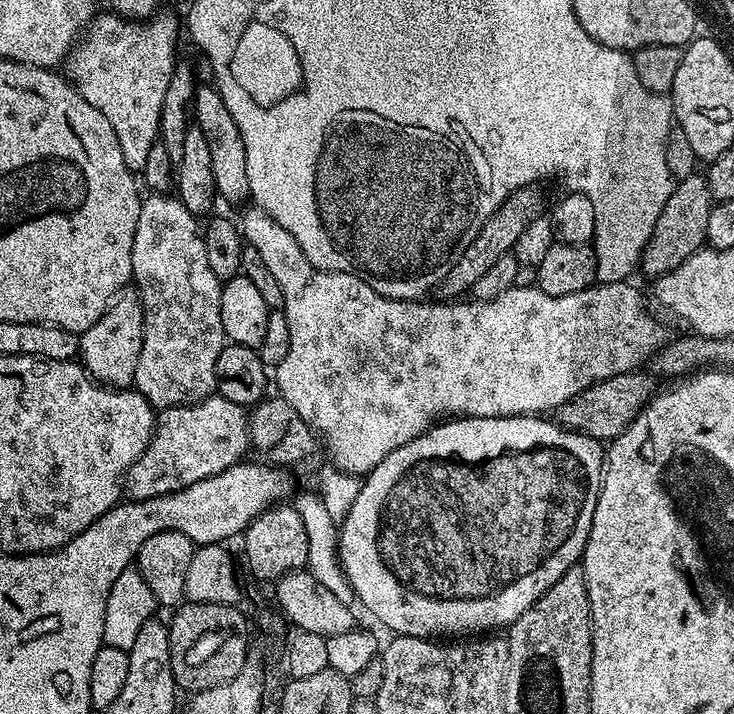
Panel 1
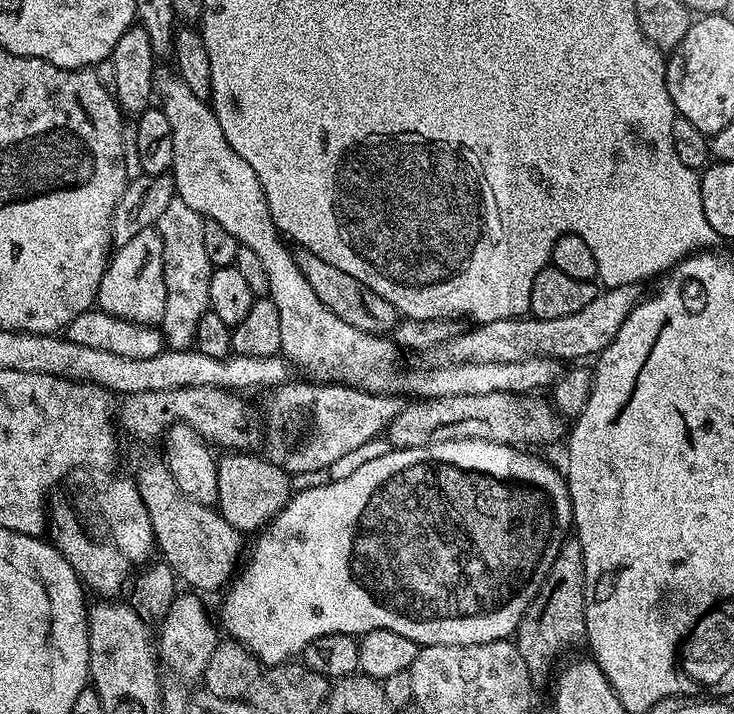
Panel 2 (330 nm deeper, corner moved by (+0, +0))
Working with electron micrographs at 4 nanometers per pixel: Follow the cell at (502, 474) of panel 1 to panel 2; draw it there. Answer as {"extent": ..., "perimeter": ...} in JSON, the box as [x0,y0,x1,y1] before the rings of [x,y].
{"extent":[219,440,573,666],"perimeter":[[[455,440],[454,442],[438,442],[434,446],[422,446],[421,448],[402,448],[382,454],[382,458],[374,458],[372,461],[363,464],[363,466],[358,466],[358,470],[354,470],[354,474],[350,474],[350,478],[332,479],[326,486],[314,486],[310,490],[295,493],[292,499],[289,500],[288,505],[272,519],[271,524],[265,524],[259,535],[255,537],[255,540],[257,539],[256,545],[252,548],[252,557],[249,558],[248,565],[244,569],[243,567],[239,569],[238,575],[227,585],[226,591],[223,593],[223,596],[225,595],[224,605],[220,608],[221,621],[219,620],[219,623],[222,628],[222,623],[224,623],[224,628],[228,631],[227,635],[236,643],[241,644],[243,648],[247,648],[264,666],[289,663],[293,658],[299,657],[303,653],[305,646],[310,642],[314,642],[314,638],[322,638],[322,634],[334,634],[335,632],[356,636],[379,628],[394,630],[394,634],[402,634],[405,638],[410,638],[415,644],[421,646],[430,644],[485,644],[495,640],[509,639],[515,633],[516,627],[520,625],[524,611],[538,594],[546,574],[550,574],[550,566],[554,566],[554,558],[558,558],[558,550],[562,546],[562,542],[569,539],[570,529],[573,527],[572,503],[568,493],[567,479],[562,475],[561,469],[559,472],[558,469],[551,468],[546,461],[539,460],[538,457],[531,456],[528,452],[531,451],[521,450],[519,447],[510,444],[495,444],[485,440]]]}

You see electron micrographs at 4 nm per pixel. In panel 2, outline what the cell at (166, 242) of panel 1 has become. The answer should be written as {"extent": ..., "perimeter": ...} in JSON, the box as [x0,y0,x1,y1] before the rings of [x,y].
{"extent":[156,198,213,350],"perimeter":[[[173,198],[170,206],[158,218],[156,231],[164,243],[164,277],[166,278],[166,314],[158,325],[164,333],[164,343],[172,350],[188,350],[194,344],[198,318],[210,311],[210,278],[213,266],[206,258],[202,226],[205,217],[198,215],[186,202]]]}

